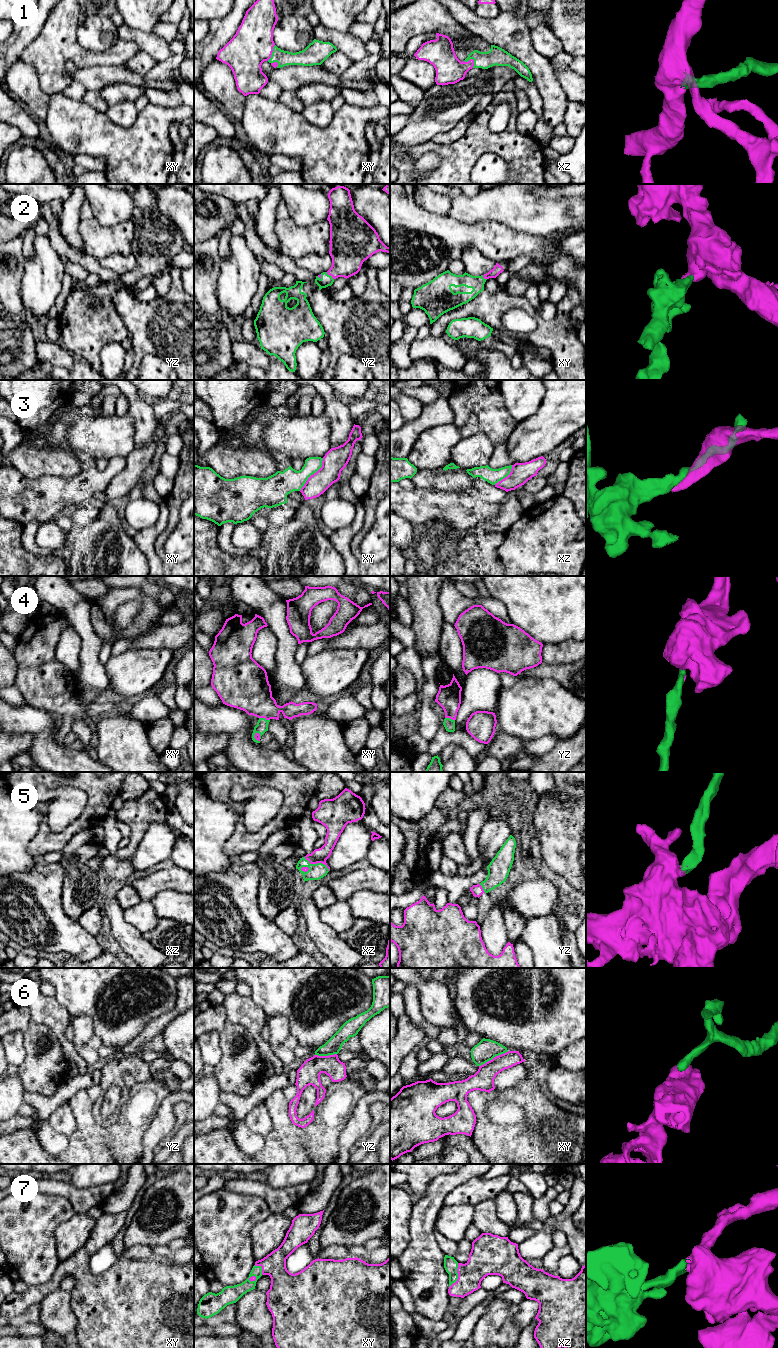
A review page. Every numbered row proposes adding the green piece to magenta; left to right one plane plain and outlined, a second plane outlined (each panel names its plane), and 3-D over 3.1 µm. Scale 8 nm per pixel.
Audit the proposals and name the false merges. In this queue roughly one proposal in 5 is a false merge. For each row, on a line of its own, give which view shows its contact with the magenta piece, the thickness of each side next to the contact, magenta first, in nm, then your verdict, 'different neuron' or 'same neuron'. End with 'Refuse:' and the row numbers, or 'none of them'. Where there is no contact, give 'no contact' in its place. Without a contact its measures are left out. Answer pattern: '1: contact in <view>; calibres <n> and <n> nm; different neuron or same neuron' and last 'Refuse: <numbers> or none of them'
1: contact in xz; calibres 220 and 140 nm; same neuron
2: contact in yz; calibres 300 and 100 nm; same neuron
3: contact in xy; calibres 190 and 180 nm; different neuron
4: contact in xy; calibres 340 and 100 nm; same neuron
5: contact in xz; calibres 120 and 130 nm; same neuron
6: contact in xy; calibres 170 and 170 nm; different neuron
7: contact in xz; calibres 260 and 110 nm; same neuron
Refuse: 3, 6

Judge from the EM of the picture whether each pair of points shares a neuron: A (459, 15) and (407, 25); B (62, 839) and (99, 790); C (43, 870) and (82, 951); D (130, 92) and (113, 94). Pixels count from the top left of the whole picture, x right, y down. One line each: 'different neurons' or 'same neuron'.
A: different neurons
B: same neuron
C: same neuron
D: same neuron

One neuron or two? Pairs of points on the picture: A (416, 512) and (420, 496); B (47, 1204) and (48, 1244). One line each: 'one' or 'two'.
A: one
B: one

